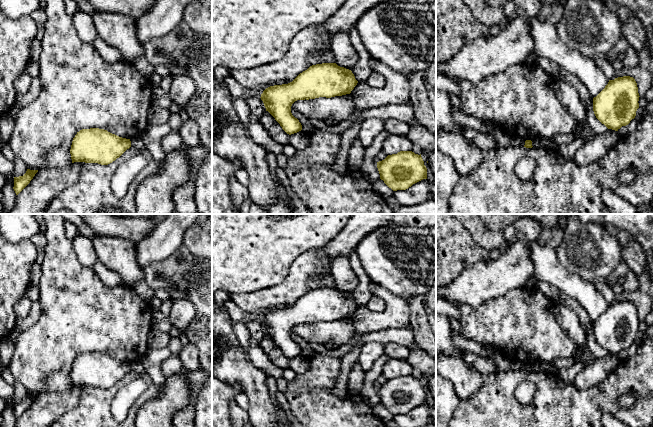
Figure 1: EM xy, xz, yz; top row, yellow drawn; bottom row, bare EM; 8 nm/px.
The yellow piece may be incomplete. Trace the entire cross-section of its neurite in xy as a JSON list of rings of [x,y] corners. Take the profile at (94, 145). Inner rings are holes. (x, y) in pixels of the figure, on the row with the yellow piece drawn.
[[[82,129],[73,138],[70,154],[72,163],[108,165],[131,147],[130,139],[119,137],[104,129]]]

